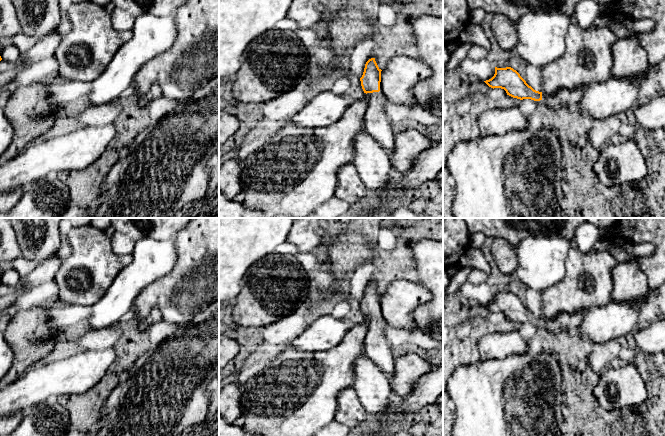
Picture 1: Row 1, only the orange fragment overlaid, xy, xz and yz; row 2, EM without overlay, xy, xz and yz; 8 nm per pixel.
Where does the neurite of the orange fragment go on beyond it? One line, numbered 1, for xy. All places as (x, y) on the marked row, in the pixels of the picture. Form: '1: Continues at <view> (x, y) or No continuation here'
1: No continuation here

